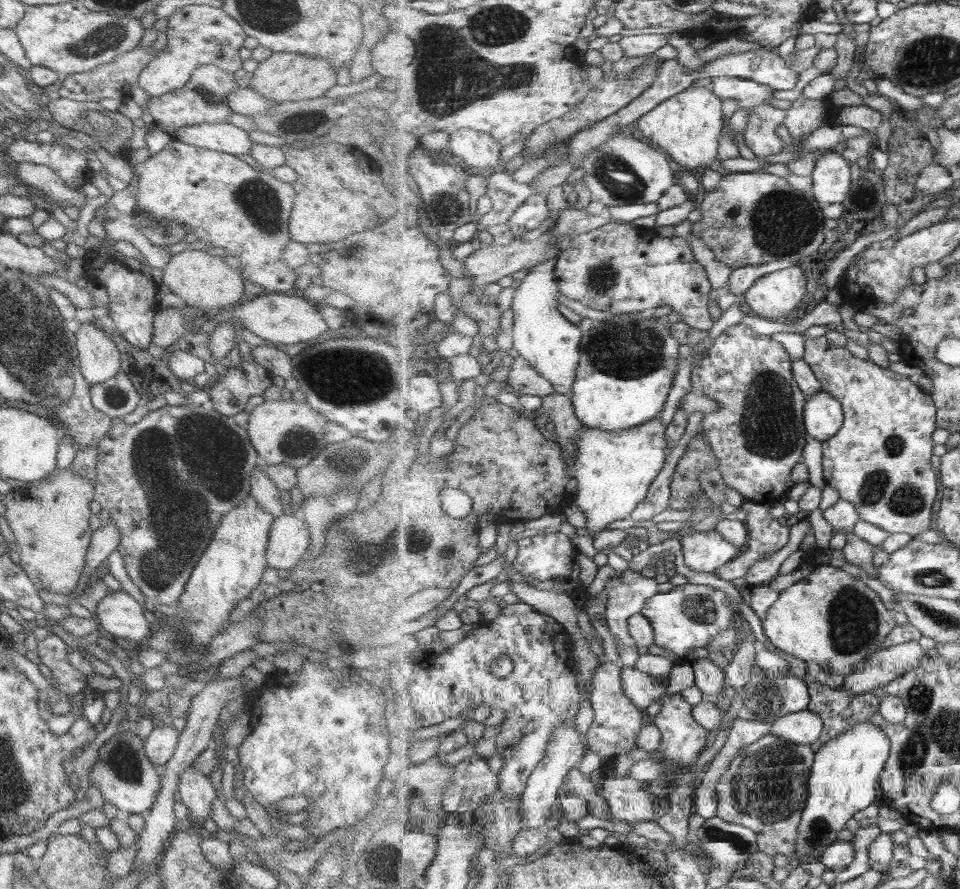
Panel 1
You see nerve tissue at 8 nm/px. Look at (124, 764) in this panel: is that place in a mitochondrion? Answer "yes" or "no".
yes

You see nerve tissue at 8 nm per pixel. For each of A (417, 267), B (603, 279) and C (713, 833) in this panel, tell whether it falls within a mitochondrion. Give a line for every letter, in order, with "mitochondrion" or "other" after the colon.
A: other
B: mitochondrion
C: other

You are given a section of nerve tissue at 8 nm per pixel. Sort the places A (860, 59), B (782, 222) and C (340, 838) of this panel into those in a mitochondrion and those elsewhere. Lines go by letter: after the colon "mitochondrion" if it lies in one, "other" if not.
A: other
B: mitochondrion
C: other

